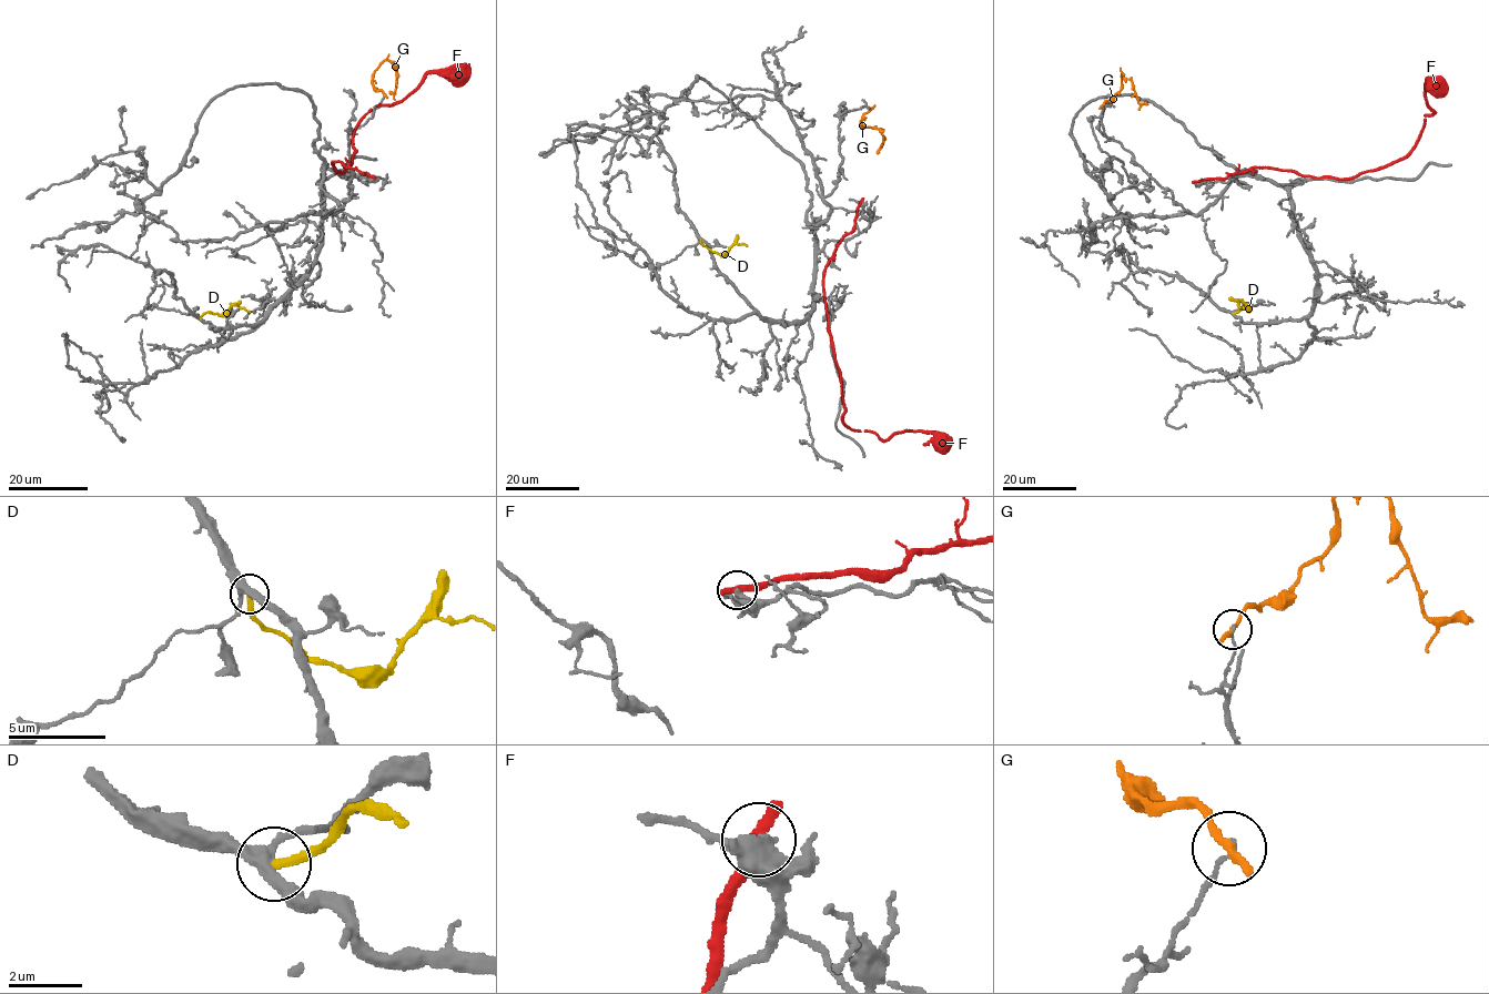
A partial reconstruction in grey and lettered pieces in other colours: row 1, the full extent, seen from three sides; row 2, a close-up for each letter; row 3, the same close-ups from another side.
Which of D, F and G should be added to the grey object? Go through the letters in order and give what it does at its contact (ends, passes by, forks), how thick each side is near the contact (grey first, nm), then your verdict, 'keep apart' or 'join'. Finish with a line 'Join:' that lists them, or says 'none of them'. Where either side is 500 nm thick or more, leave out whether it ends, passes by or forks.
D: it ends; calibres 340 and 240 nm; keep apart
F: calibres 550 and 480 nm; keep apart
G: it ends; calibres 140 and 280 nm; keep apart
Join: none of them

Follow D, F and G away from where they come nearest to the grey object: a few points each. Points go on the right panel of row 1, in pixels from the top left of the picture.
D: (1233, 313), (1244, 307), (1248, 311), (1238, 301), (1241, 307)
F: (1196, 181), (1254, 168), (1347, 179), (1378, 170), (1411, 151), (1435, 112), (1425, 85), (1439, 83), (1435, 88)
G: (1102, 105), (1120, 90), (1122, 73), (1130, 79), (1138, 102), (1147, 104)

